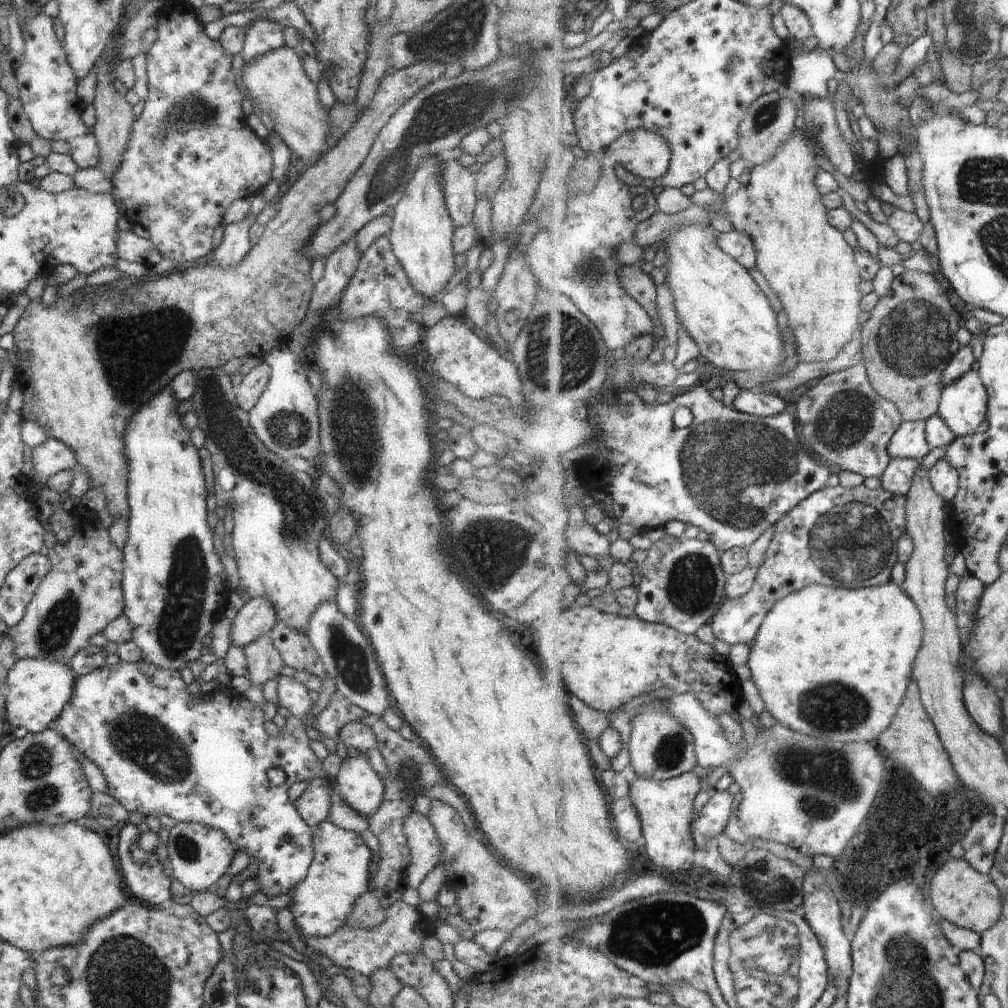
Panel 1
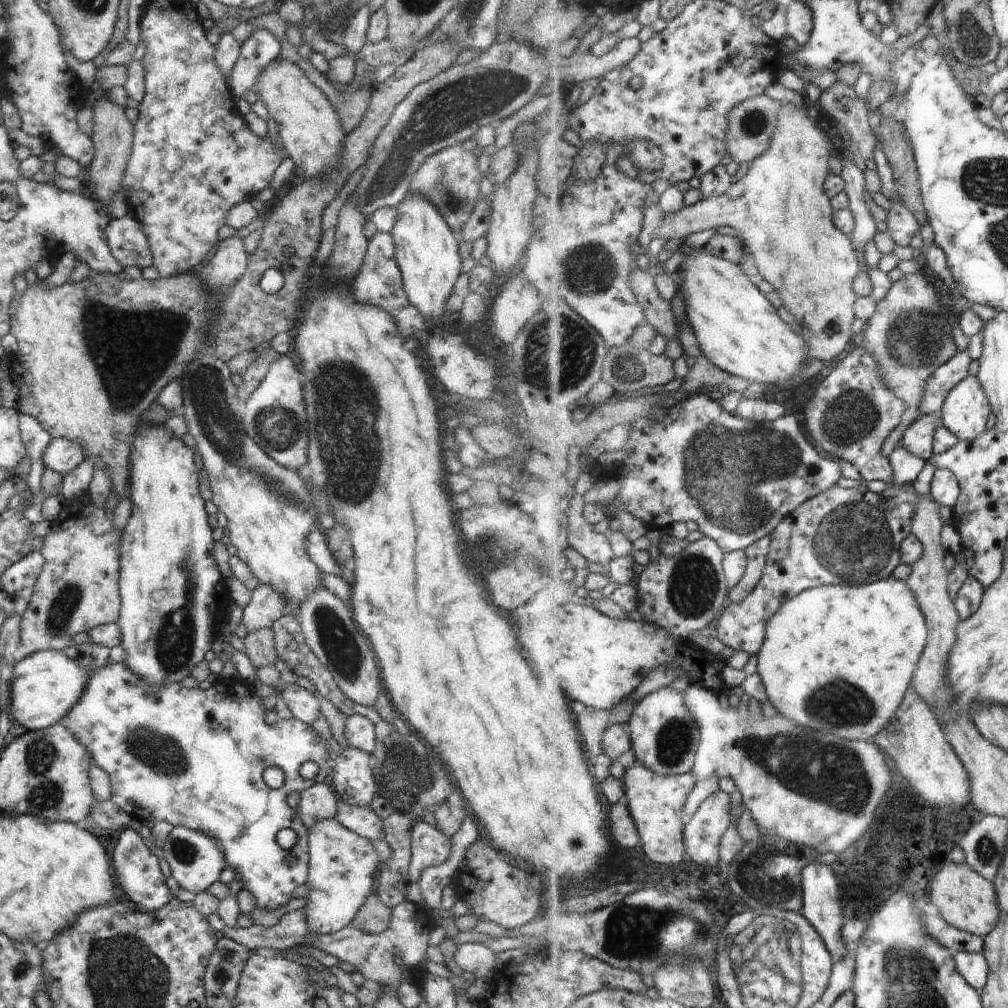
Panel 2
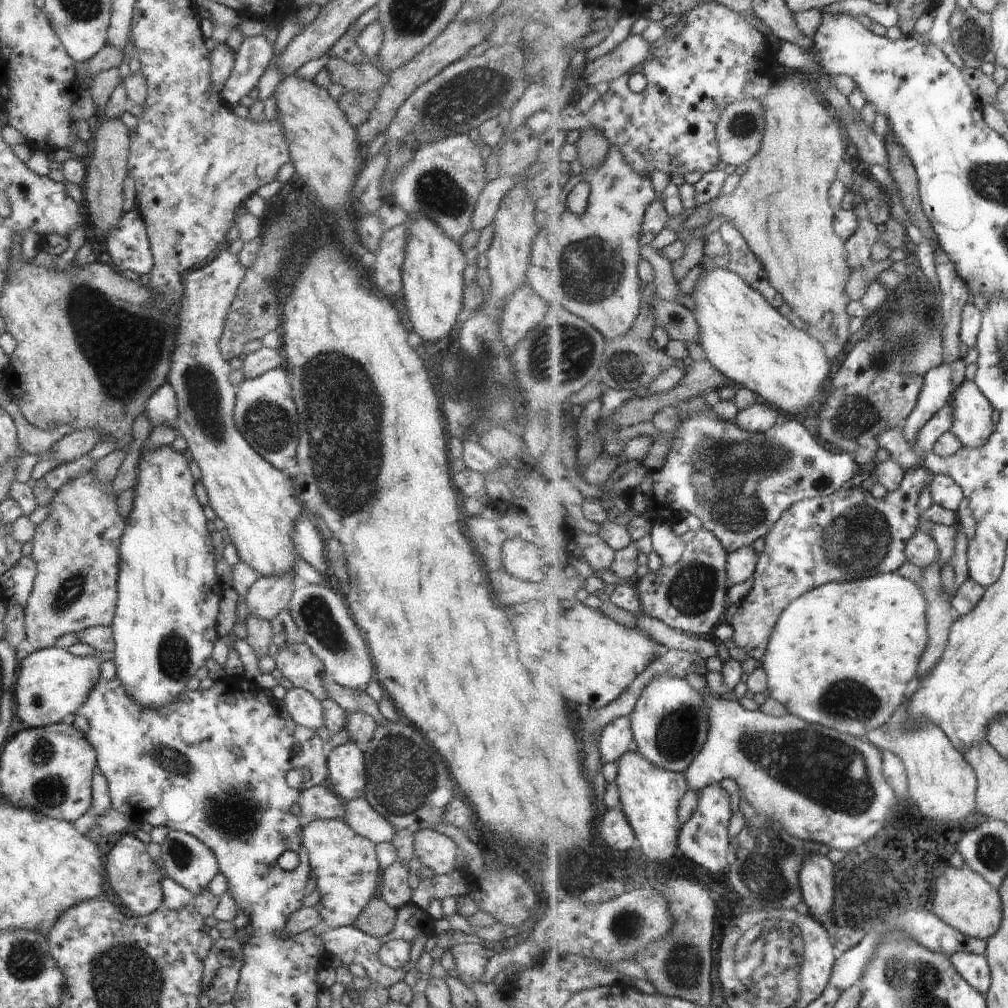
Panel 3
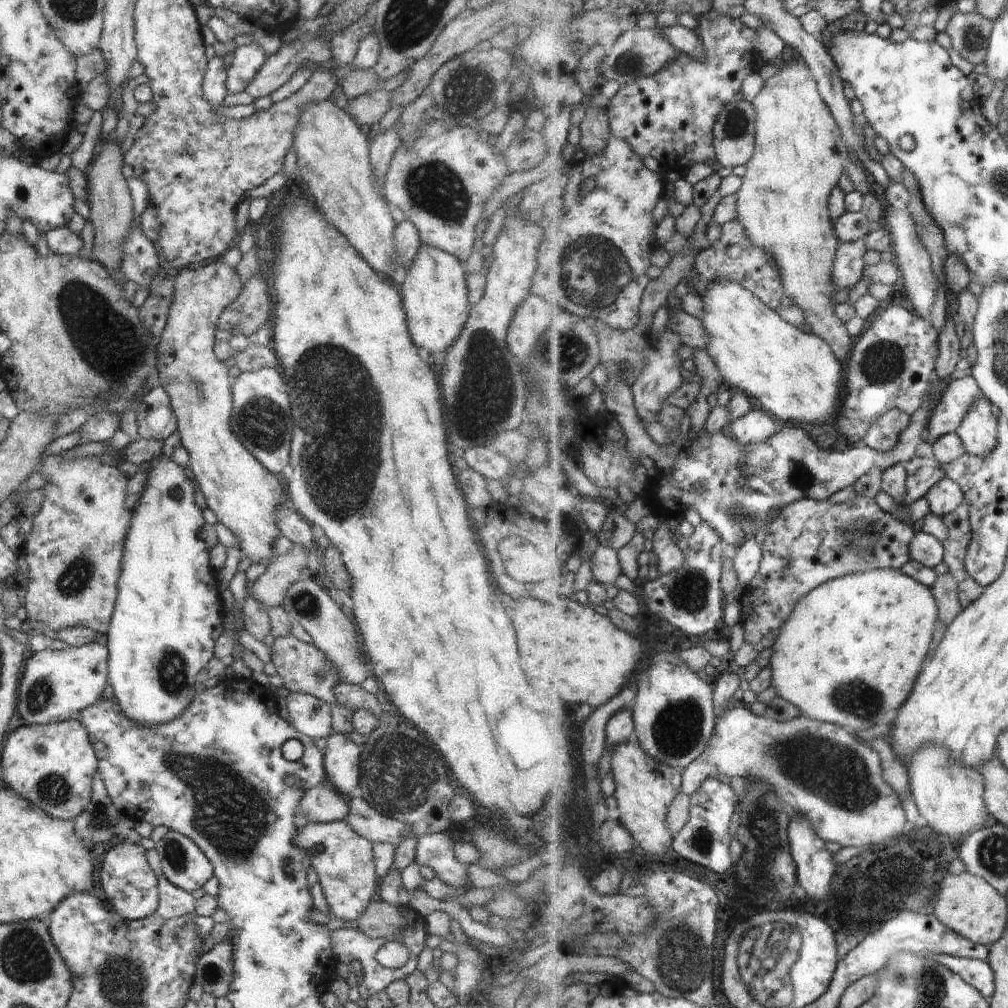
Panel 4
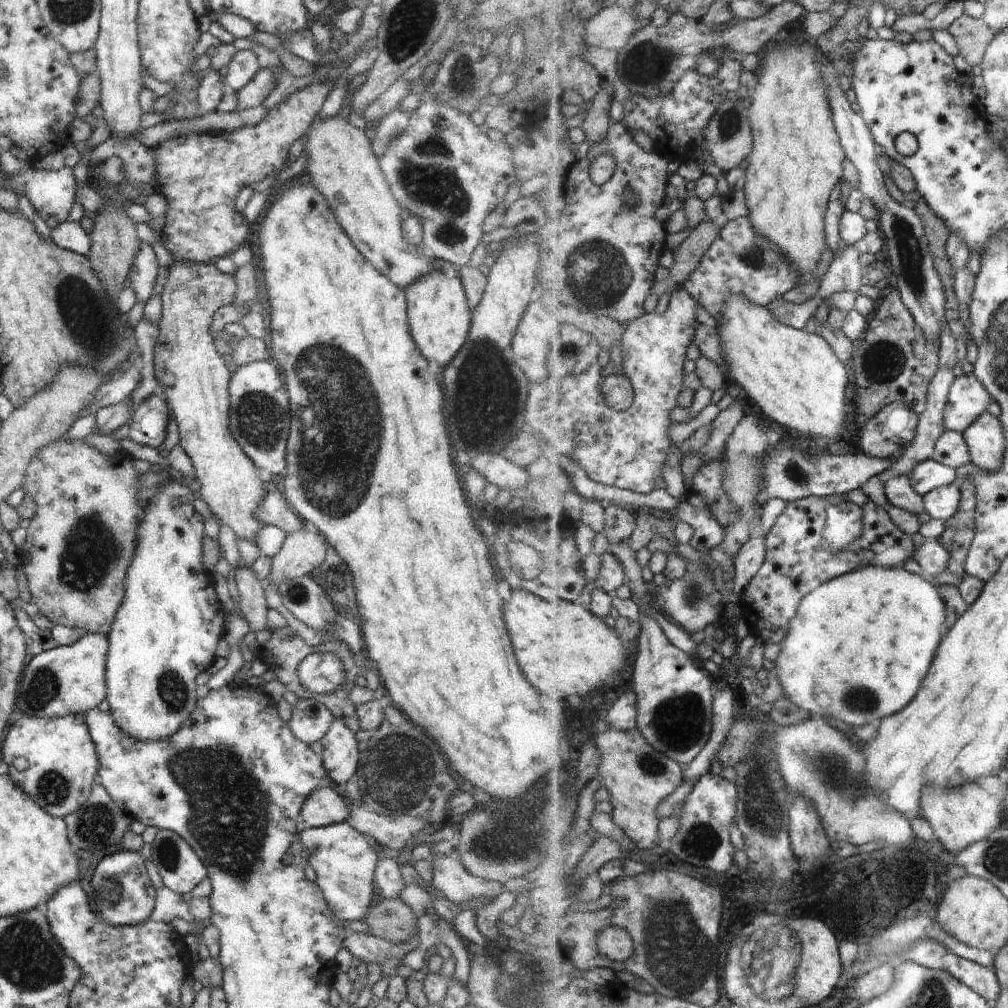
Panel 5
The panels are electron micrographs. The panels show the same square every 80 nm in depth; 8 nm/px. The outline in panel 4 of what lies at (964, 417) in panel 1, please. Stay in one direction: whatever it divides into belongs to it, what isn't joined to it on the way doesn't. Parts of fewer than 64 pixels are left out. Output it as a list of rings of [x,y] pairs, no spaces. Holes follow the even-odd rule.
[[[988,397],[976,400],[957,430],[970,454],[987,457],[998,446],[1001,424],[992,410],[992,404]]]

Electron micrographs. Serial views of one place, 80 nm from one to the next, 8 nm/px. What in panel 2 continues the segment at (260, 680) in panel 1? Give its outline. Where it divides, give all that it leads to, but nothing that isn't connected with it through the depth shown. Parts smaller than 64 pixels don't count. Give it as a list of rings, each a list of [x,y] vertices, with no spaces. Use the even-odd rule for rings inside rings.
[[[260,628],[254,632],[248,632],[243,639],[244,653],[254,668],[260,666],[274,665],[277,658],[277,651],[274,644],[274,634],[270,628]]]

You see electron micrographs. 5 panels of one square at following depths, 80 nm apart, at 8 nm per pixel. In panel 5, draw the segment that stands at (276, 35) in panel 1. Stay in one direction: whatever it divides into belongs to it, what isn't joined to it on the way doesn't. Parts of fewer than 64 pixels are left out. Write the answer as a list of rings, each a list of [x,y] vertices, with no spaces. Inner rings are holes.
[[[252,50],[236,52],[223,70],[224,83],[231,92],[239,92],[260,70],[258,58]]]

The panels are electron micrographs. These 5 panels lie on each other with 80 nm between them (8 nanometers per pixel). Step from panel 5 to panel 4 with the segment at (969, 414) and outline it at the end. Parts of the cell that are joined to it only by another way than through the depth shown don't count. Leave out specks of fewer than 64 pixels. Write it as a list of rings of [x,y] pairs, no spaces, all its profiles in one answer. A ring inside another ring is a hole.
[[[972,376],[959,377],[947,388],[931,421],[927,442],[935,445],[944,435],[956,433],[970,412],[970,407],[979,398],[986,397],[978,380]]]

